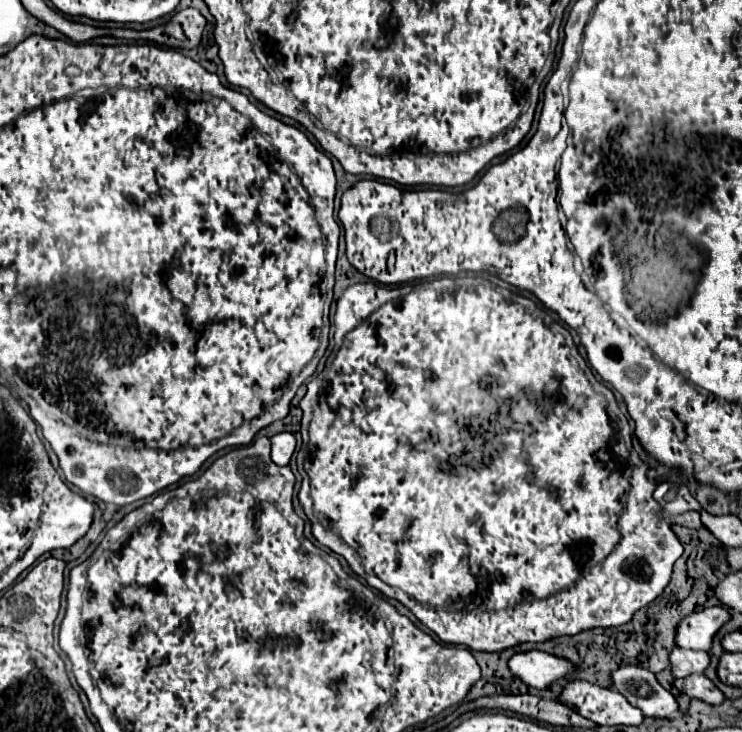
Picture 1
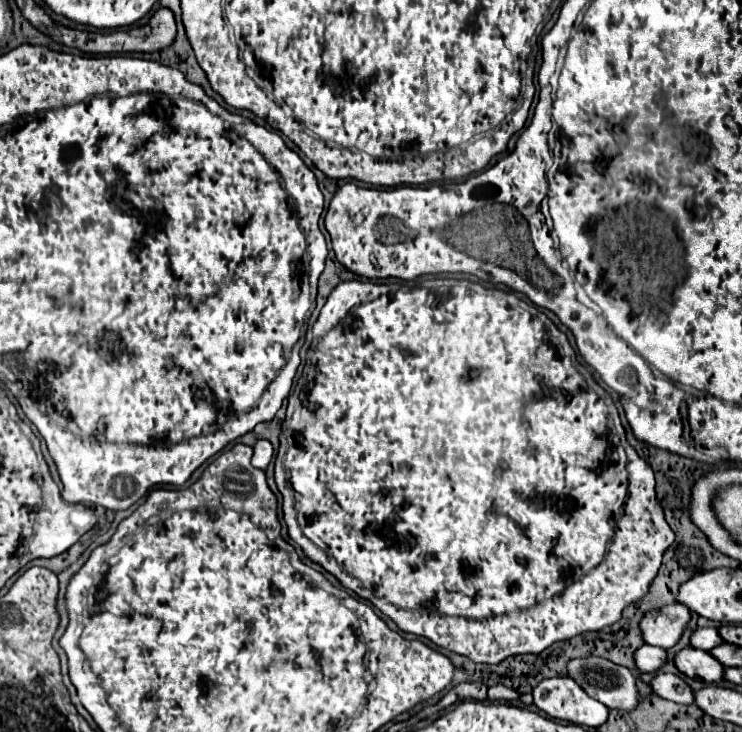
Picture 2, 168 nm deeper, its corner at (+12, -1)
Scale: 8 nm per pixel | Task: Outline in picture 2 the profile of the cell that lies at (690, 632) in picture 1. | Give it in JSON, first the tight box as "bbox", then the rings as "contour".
{"bbox":[640,604,692,648],"contour":[[[672,604],[648,612],[640,624],[646,644],[660,648],[676,646],[690,624],[690,618],[692,614],[684,604]]]}

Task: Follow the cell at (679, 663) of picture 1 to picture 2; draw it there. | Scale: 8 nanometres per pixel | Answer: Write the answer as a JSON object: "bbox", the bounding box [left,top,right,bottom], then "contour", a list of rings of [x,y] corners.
{"bbox":[634,644,666,674],"contour":[[[644,644],[636,650],[634,658],[636,658],[636,666],[640,668],[640,672],[652,674],[652,672],[658,672],[666,664],[666,650]]]}

